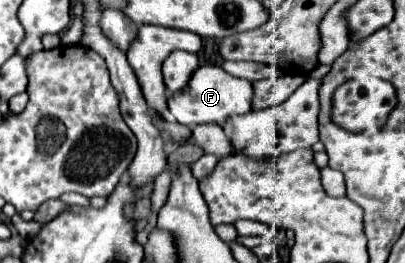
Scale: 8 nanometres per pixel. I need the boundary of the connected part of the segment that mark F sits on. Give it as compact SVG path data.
M199 66L195 76L191 76L191 84L183 92L177 92L169 98L169 112L171 116L185 126L197 126L207 122L217 122L225 126L229 116L243 114L251 110L253 86L249 80L231 76L221 66Z

